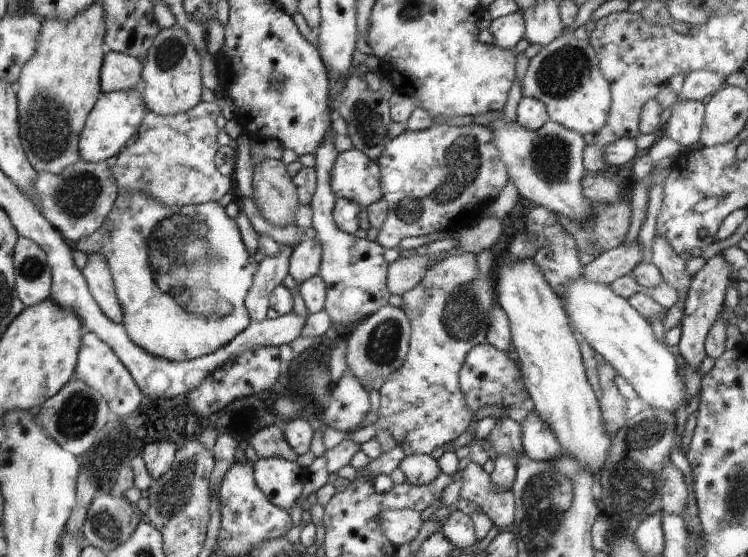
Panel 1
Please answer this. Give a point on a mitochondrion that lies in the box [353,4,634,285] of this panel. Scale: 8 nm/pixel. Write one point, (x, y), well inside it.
(563, 72)

